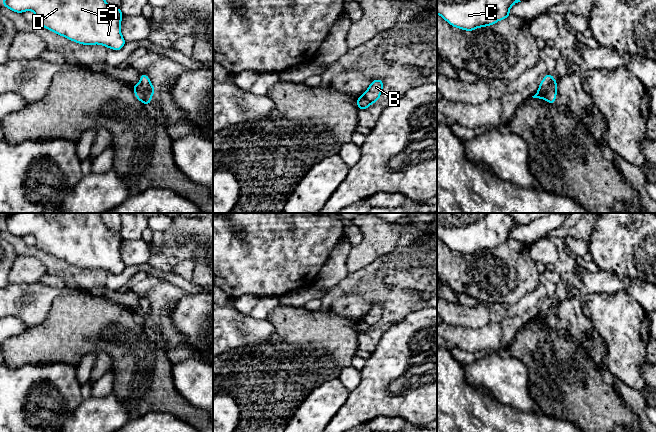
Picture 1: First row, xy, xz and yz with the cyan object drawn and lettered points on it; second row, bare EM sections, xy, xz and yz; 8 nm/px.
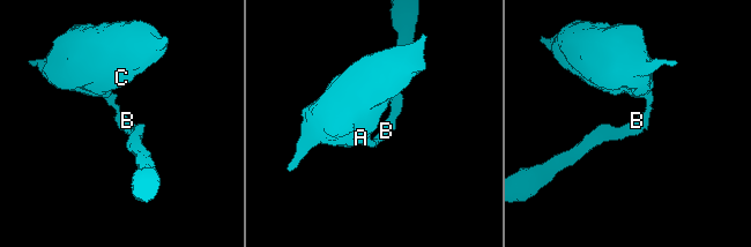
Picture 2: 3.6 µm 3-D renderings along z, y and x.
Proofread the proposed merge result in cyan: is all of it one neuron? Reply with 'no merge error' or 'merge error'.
merge error

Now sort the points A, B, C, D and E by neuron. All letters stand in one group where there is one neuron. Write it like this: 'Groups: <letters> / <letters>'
Groups: A C D E / B

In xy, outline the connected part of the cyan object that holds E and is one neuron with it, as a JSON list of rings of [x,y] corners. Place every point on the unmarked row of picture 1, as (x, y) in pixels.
[[[11,213],[4,221],[2,230],[16,237],[31,234],[36,239],[35,247],[82,269],[100,268],[119,275],[126,268],[120,253],[123,237],[120,232],[108,229],[100,213]]]

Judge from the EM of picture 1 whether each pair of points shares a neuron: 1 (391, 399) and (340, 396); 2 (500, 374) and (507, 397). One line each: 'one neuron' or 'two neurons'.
1: two neurons
2: one neuron

